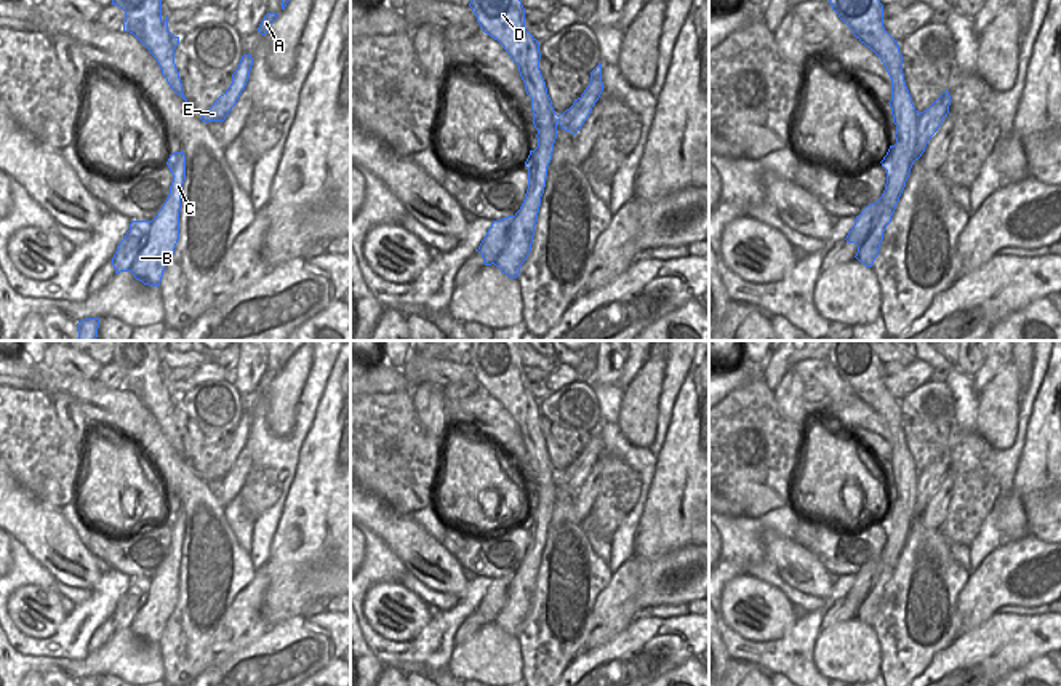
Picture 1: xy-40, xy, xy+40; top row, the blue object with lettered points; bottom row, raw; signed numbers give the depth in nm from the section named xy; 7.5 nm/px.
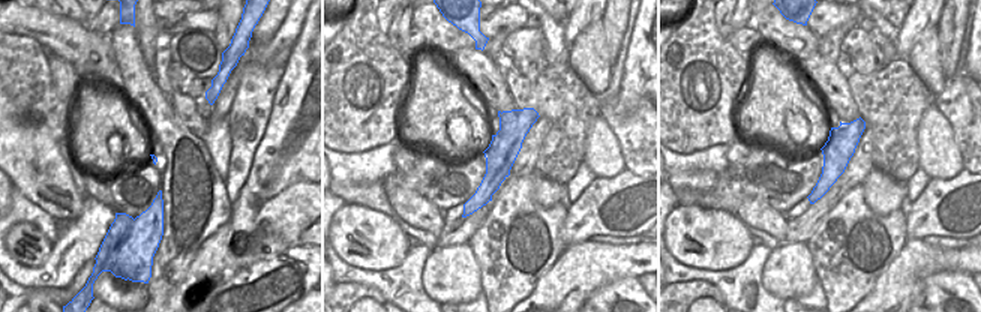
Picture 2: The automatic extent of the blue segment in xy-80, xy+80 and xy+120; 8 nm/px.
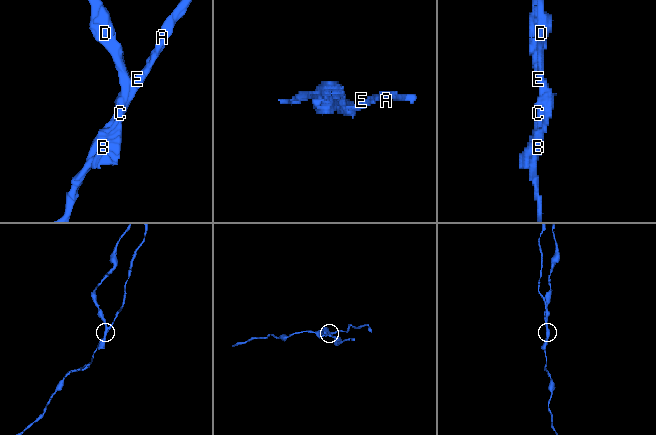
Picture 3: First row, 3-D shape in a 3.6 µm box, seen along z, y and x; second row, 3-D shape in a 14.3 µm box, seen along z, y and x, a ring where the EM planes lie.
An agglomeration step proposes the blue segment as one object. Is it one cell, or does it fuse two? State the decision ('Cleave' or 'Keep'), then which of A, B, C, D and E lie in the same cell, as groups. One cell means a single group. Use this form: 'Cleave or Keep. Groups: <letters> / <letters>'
Cleave. Groups: A B C E / D.

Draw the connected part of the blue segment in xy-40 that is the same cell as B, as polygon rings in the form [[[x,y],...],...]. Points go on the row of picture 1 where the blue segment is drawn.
[[[184,152],[171,154],[166,165],[173,174],[166,201],[152,221],[131,221],[112,257],[115,273],[131,272],[136,280],[157,288],[179,240],[181,195],[186,181]]]

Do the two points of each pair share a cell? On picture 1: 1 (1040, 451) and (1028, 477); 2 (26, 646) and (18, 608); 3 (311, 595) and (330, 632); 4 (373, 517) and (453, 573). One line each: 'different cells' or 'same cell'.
1: same cell
2: different cells
3: different cells
4: same cell

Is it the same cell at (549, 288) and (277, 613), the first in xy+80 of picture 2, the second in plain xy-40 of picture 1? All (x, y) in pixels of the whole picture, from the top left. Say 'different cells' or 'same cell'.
different cells

